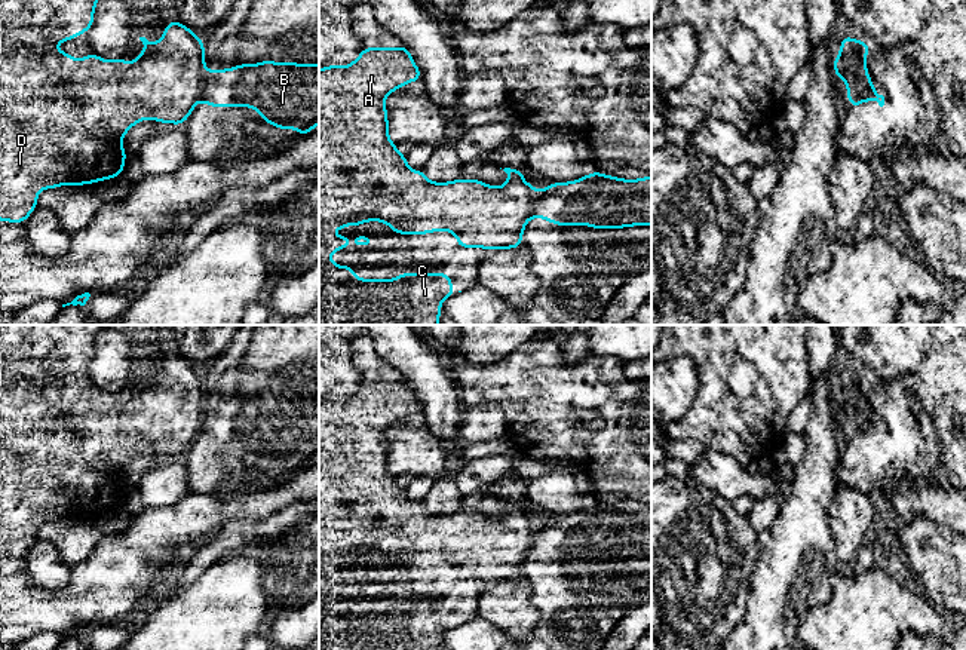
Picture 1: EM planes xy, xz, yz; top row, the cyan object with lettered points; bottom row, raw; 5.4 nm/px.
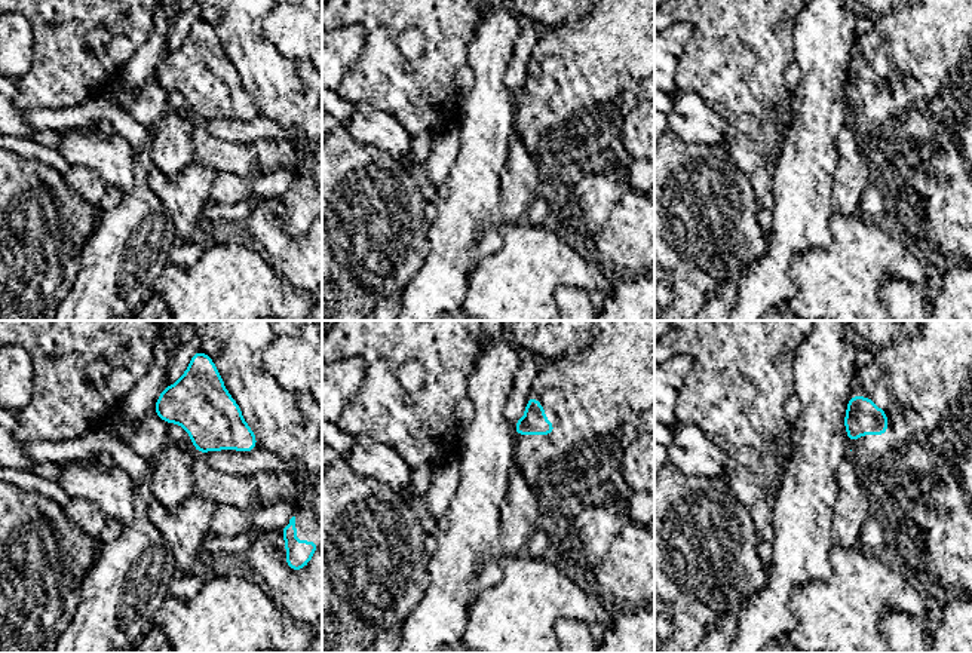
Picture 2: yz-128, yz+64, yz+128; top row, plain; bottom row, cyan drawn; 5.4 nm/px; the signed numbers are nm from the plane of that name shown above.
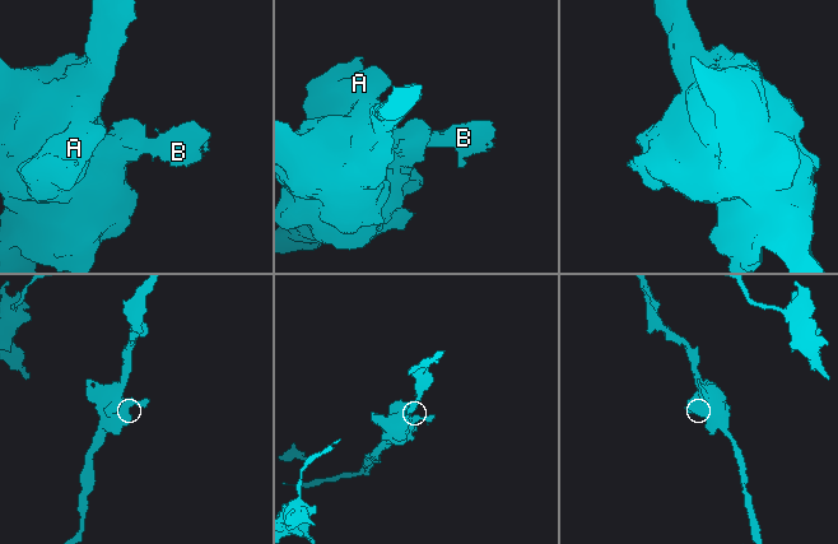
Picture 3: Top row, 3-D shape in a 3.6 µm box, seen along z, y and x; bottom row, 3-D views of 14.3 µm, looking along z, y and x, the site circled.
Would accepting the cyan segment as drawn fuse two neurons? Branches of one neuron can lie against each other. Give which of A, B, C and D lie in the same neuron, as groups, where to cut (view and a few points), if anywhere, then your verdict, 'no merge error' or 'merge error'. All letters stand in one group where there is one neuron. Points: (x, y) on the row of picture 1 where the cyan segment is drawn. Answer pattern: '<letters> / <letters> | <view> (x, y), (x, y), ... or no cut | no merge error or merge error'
A C D / B | xy (206, 74), (198, 100) | merge error

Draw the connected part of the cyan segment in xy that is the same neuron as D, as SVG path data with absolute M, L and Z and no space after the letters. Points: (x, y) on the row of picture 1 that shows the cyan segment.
M0 0L0 220L7 223L25 223L30 214L37 208L37 194L43 188L56 188L59 186L73 184L93 184L105 181L113 177L122 177L126 160L126 151L122 147L122 138L138 122L153 119L160 123L184 123L191 114L194 105L203 91L203 80L206 76L205 67L205 46L188 27L171 21L166 24L163 36L159 42L150 43L145 37L139 37L145 52L137 55L137 61L102 59L95 53L74 61L74 55L64 53L55 47L56 42L70 42L74 36L82 36L93 25L93 10L98 0Z

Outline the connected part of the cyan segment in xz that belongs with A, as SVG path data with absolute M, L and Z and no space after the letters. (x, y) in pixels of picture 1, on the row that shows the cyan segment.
M405 46L365 47L346 67L319 70L319 232L383 221L401 234L451 232L460 248L521 246L537 193L524 181L524 169L505 168L509 181L500 187L464 178L432 183L423 169L413 171L390 141L384 98L415 80L421 71Z

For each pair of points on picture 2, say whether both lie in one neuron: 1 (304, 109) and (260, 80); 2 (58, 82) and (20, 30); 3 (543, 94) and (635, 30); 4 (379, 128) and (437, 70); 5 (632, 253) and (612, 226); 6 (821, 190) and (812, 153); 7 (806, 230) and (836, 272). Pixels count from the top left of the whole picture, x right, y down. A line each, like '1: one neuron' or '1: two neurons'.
1: one neuron
2: two neurons
3: one neuron
4: two neurons
5: one neuron
6: one neuron
7: two neurons

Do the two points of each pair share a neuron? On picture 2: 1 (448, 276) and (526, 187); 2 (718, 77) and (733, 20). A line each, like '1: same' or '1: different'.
1: different
2: same

